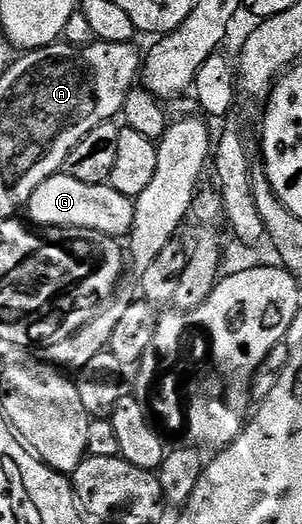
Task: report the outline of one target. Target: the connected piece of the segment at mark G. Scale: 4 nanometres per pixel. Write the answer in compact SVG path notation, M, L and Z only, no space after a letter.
M62 170L57 175L47 178L31 194L27 205L28 219L39 228L83 228L99 230L108 236L128 237L131 226L135 222L134 197L119 194L108 182L92 184L79 182L79 178L71 178Z

